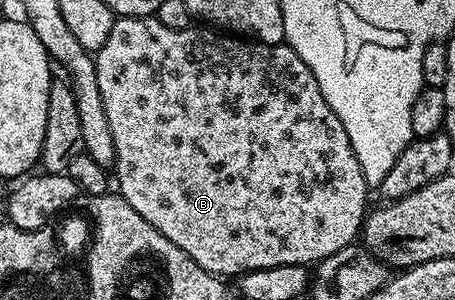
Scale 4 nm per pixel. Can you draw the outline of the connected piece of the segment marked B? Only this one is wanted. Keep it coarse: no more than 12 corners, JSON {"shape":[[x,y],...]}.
{"shape":[[120,17],[114,183],[214,276],[353,246],[370,188],[285,42]]}

